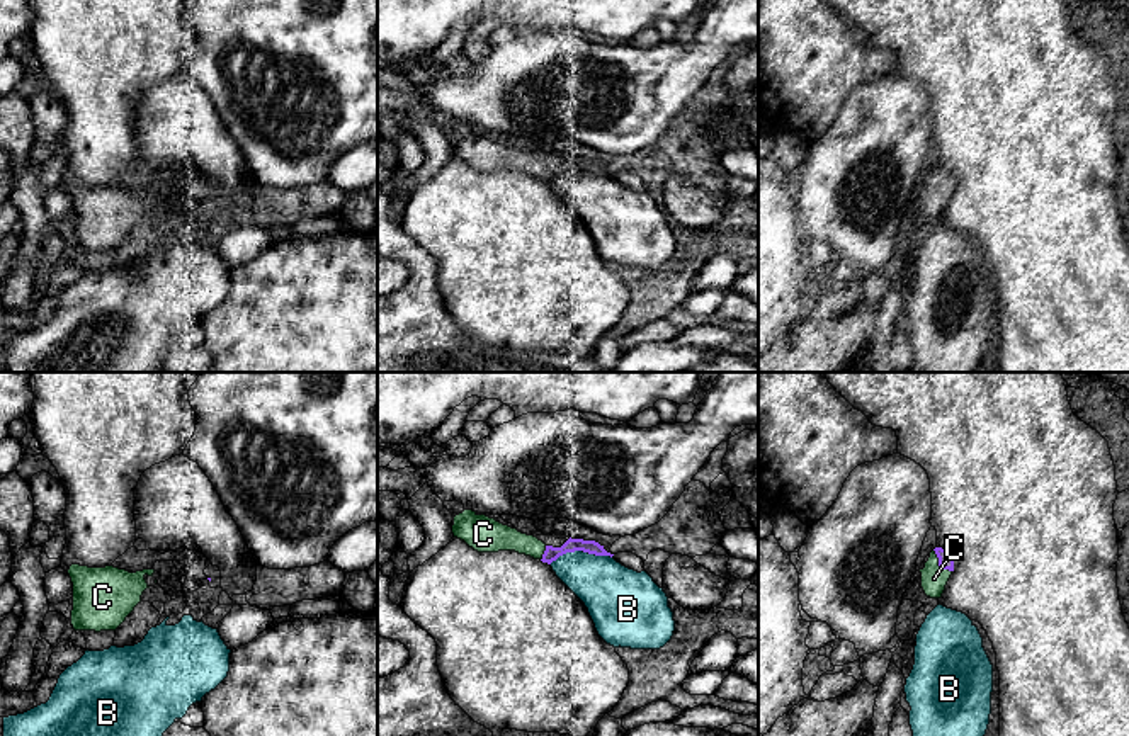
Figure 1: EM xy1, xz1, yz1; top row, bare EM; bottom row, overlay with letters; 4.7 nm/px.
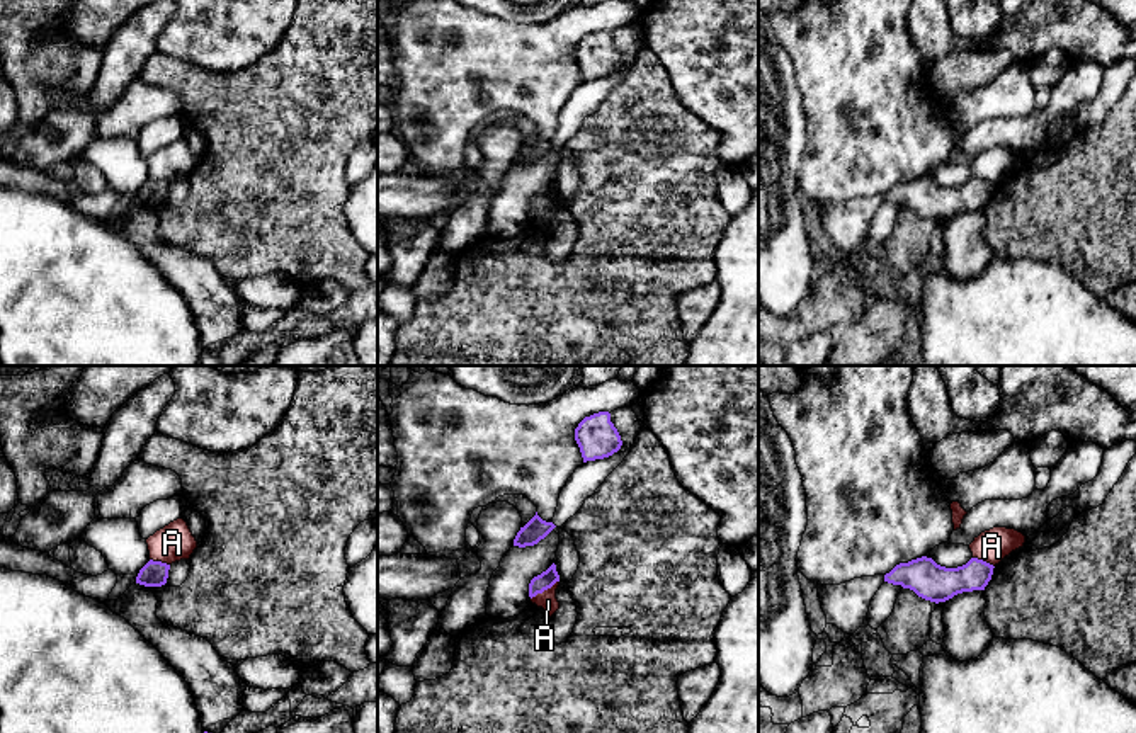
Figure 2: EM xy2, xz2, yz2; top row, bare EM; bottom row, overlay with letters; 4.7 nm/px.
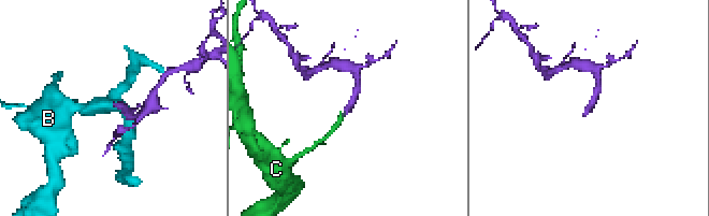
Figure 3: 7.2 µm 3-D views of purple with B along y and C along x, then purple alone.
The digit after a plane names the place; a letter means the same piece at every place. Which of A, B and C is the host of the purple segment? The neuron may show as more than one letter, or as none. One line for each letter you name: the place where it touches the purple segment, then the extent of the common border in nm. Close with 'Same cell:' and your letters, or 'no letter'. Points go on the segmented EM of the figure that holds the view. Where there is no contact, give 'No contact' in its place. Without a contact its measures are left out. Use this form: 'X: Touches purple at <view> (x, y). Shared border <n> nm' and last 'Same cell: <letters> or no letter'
C: Touches purple at yz1 (939, 563). Shared border 140 nm
Same cell: C

